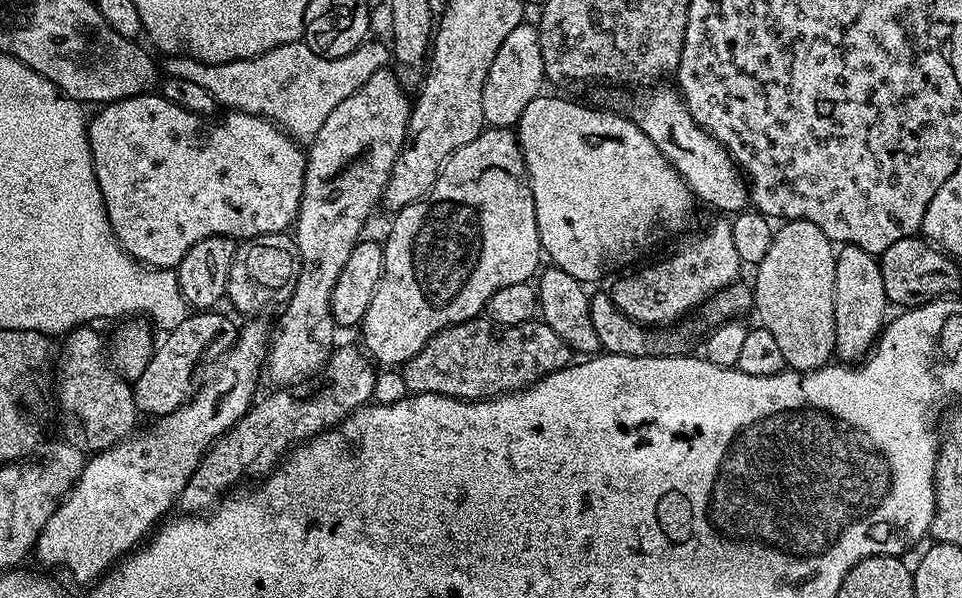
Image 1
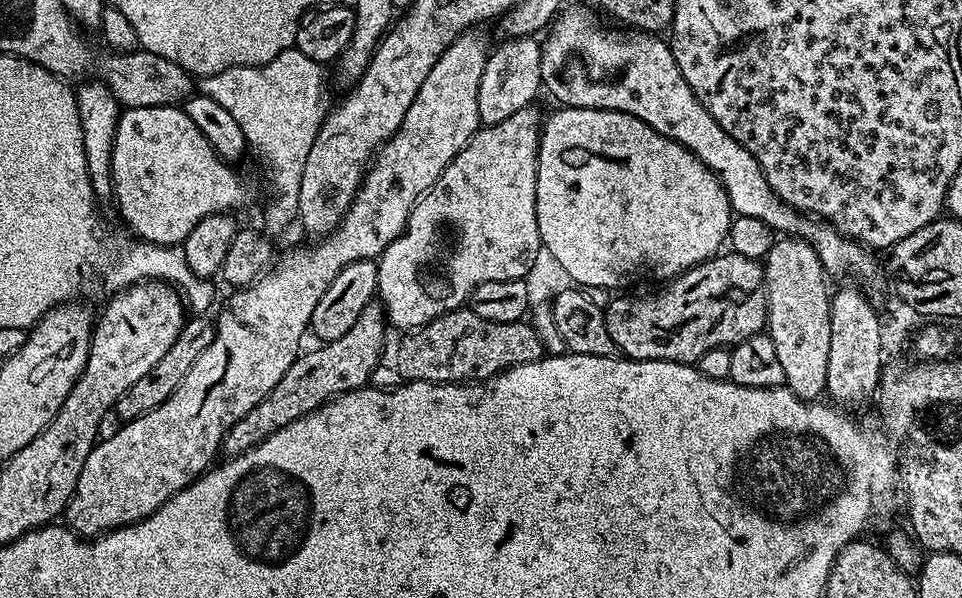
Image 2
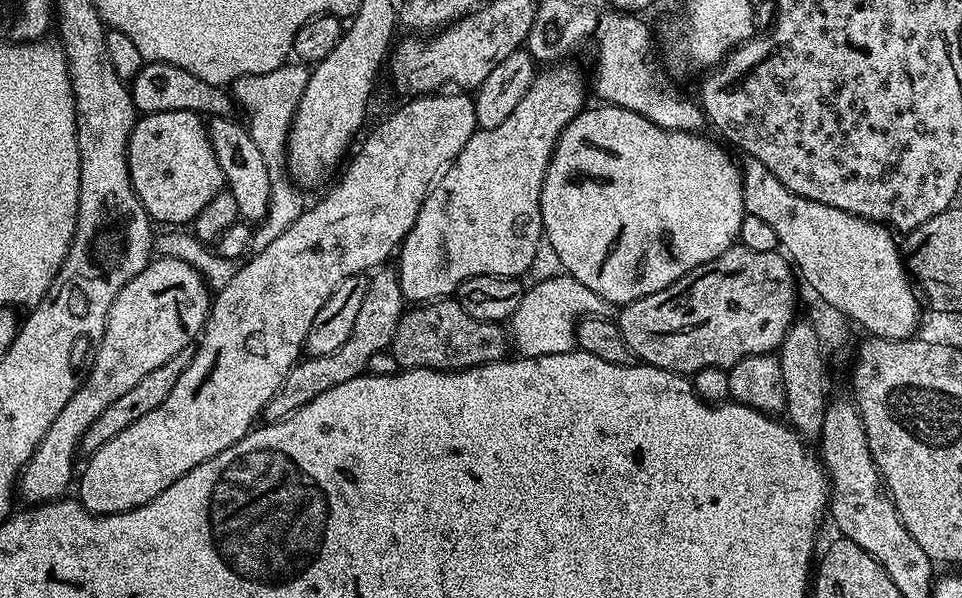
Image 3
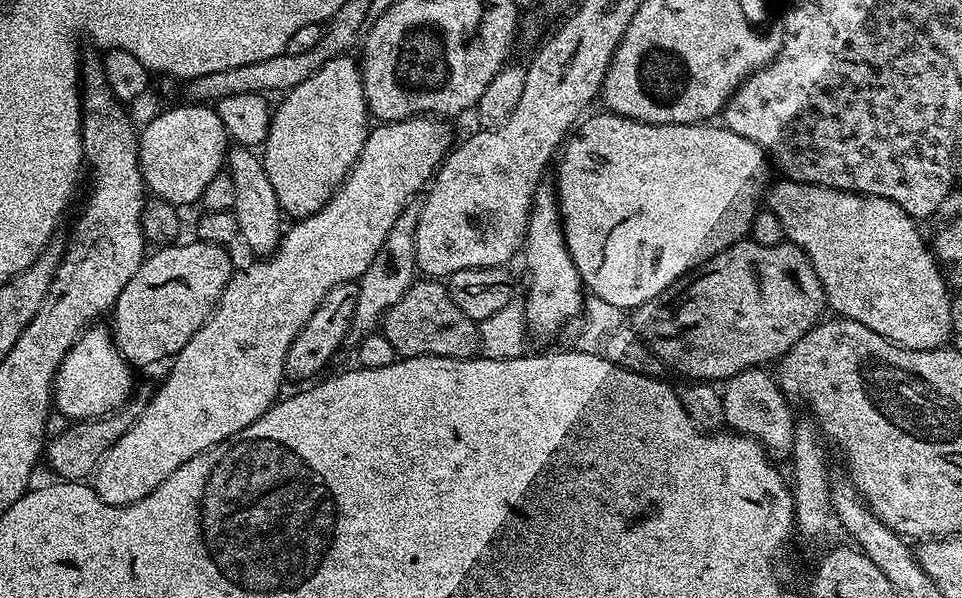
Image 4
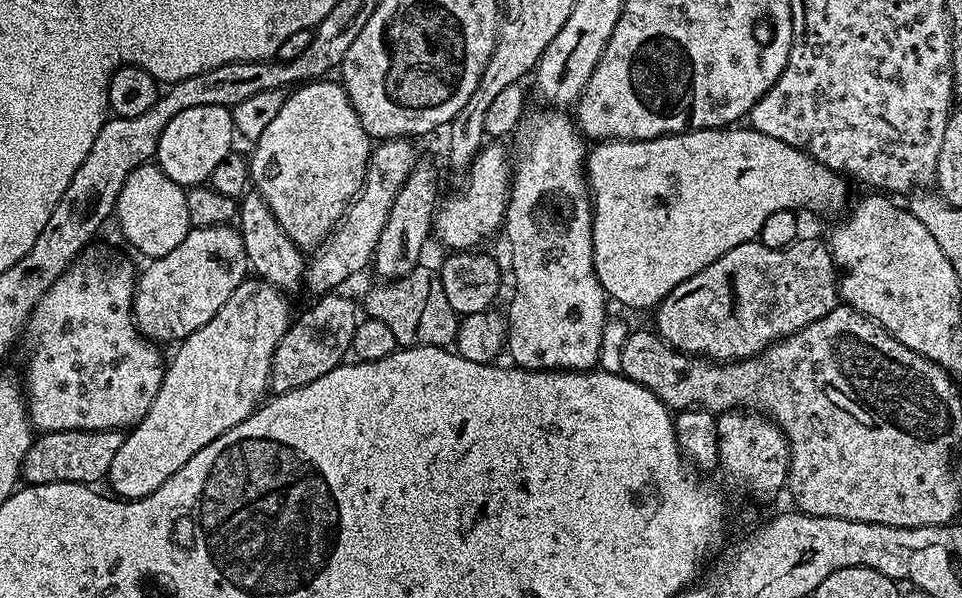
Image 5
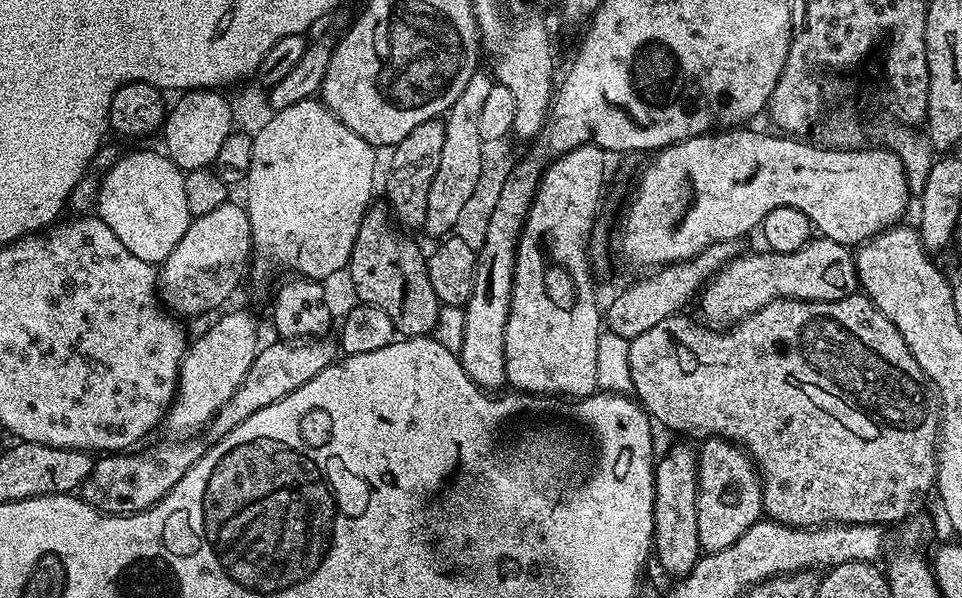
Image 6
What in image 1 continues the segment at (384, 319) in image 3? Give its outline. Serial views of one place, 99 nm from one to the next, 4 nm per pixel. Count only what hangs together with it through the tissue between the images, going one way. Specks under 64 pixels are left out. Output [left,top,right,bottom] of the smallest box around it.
[178,344,377,514]

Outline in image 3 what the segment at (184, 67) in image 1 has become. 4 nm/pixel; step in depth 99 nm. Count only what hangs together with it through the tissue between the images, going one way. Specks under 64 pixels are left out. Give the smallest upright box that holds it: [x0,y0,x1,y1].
[230,62,309,255]

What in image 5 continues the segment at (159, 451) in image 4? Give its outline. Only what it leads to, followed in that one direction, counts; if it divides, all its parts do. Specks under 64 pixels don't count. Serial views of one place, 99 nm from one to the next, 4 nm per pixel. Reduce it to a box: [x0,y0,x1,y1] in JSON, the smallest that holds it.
[106,139,418,500]

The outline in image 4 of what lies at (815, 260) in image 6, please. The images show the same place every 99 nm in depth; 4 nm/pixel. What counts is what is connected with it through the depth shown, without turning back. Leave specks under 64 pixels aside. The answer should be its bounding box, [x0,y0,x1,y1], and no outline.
[634,238,826,382]

